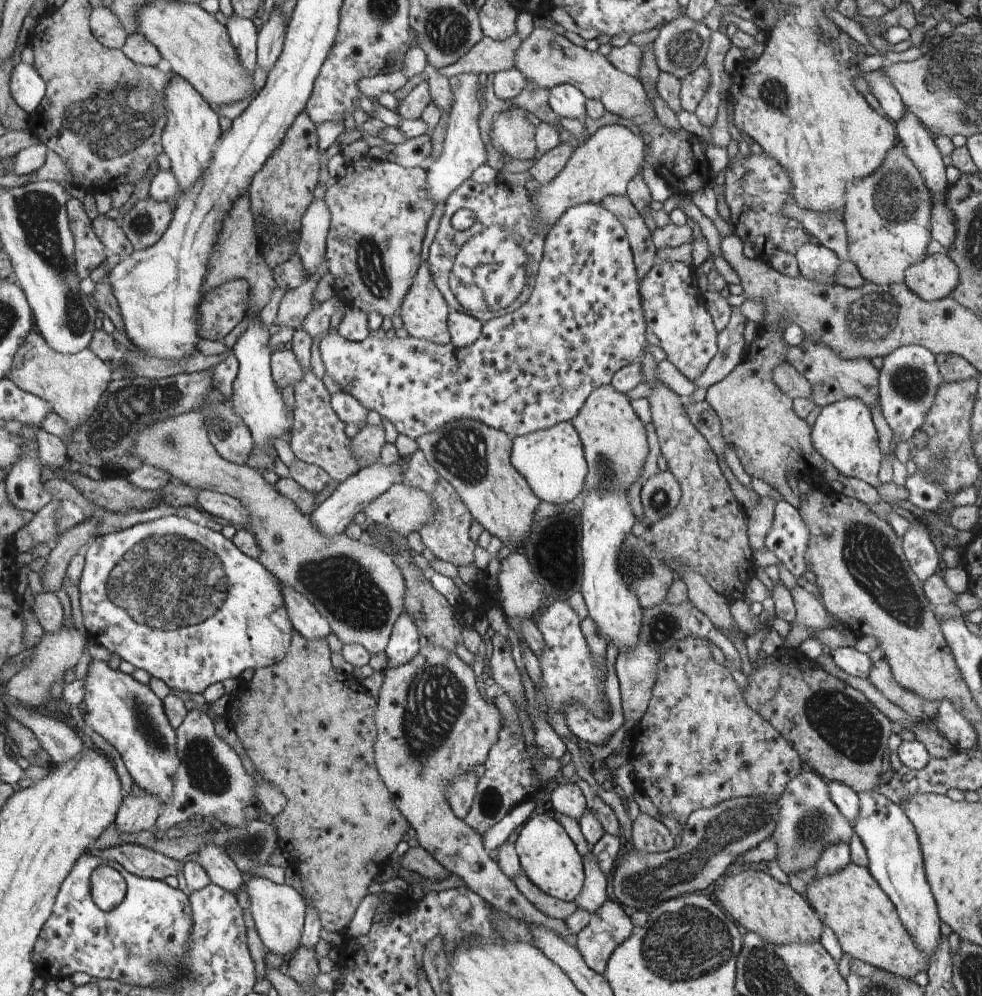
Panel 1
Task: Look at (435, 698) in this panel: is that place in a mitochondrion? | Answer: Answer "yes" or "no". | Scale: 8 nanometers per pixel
yes

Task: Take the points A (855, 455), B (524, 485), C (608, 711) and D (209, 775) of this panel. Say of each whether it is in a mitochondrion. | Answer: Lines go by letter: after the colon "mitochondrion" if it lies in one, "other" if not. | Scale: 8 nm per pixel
A: other
B: other
C: other
D: mitochondrion

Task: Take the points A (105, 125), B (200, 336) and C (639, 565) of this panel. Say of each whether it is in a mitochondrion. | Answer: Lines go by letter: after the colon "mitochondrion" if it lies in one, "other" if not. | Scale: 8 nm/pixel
A: mitochondrion
B: other
C: mitochondrion

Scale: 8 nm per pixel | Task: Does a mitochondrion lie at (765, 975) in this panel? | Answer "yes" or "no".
yes

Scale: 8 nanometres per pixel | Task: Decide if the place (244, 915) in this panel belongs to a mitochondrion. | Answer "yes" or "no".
no

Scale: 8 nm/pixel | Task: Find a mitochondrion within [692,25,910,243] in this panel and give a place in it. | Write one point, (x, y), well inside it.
(774, 93)

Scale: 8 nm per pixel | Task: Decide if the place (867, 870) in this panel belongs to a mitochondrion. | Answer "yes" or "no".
no

